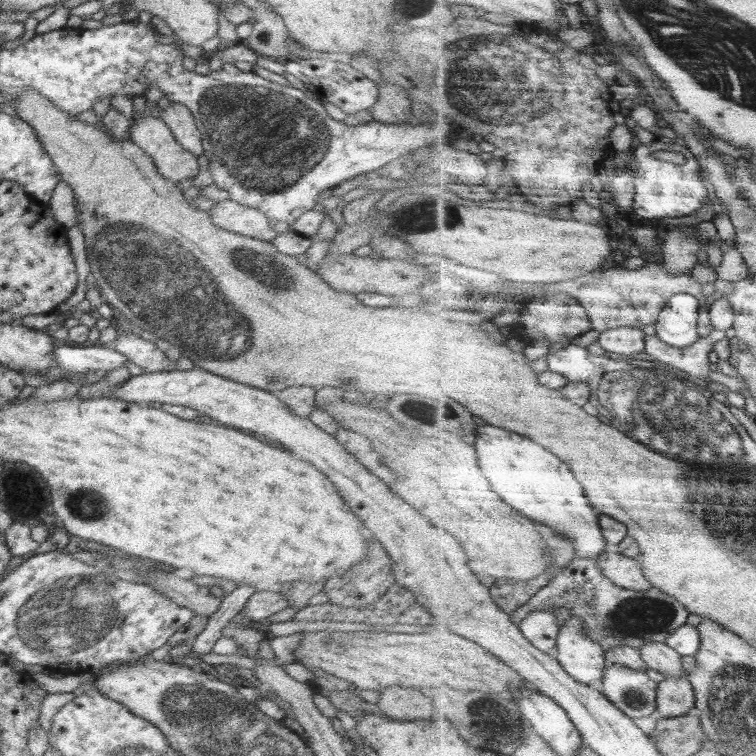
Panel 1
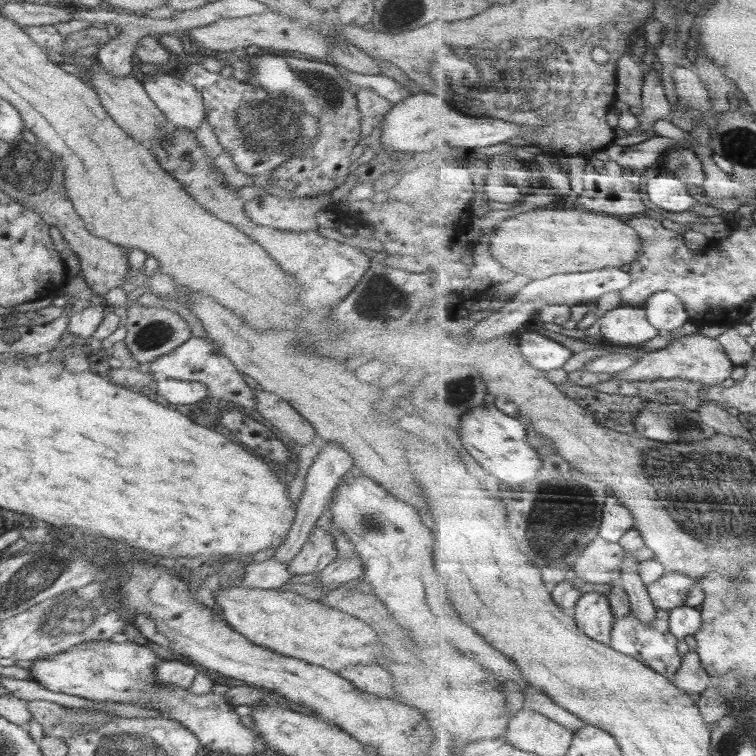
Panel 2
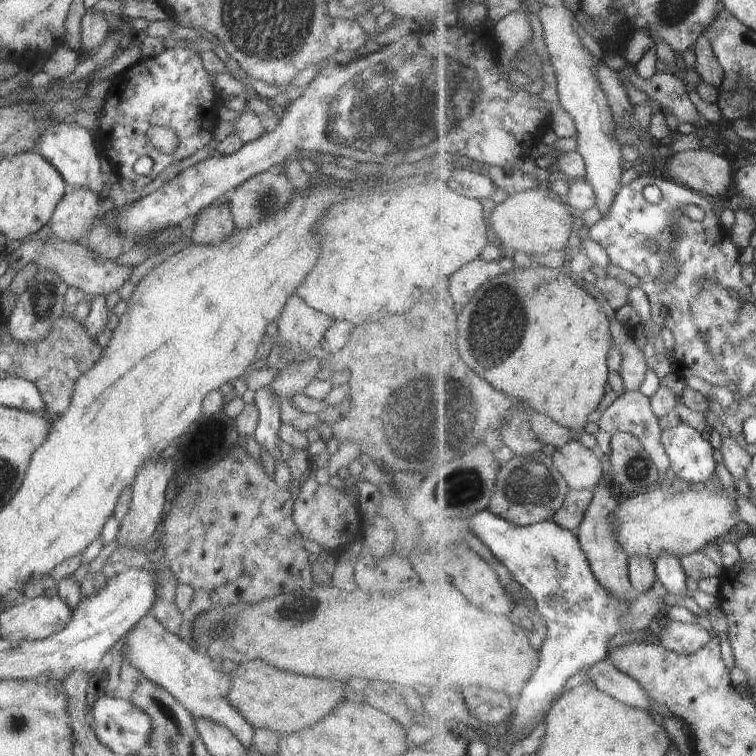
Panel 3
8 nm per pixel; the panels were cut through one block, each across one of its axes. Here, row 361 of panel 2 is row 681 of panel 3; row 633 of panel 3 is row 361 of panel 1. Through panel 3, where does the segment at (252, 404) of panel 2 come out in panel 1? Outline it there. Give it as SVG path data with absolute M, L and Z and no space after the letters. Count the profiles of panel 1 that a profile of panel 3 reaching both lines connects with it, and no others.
M120 332L116 340L105 347L126 355L130 363L134 363L146 373L174 370L174 362L166 358L152 338L142 338L137 332L125 334Z

